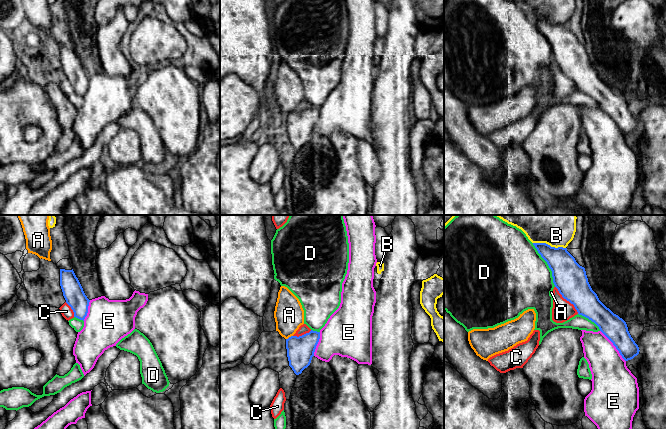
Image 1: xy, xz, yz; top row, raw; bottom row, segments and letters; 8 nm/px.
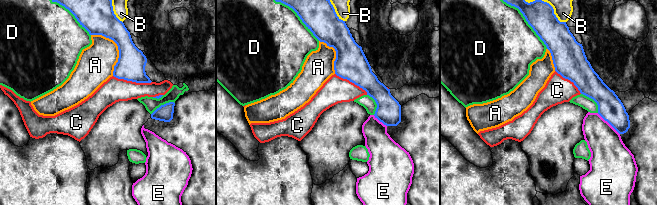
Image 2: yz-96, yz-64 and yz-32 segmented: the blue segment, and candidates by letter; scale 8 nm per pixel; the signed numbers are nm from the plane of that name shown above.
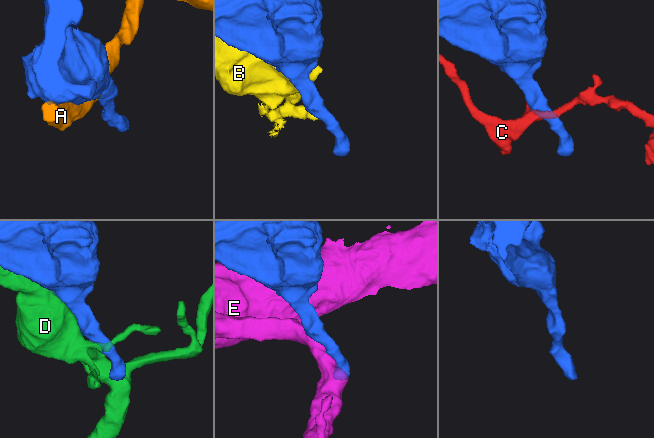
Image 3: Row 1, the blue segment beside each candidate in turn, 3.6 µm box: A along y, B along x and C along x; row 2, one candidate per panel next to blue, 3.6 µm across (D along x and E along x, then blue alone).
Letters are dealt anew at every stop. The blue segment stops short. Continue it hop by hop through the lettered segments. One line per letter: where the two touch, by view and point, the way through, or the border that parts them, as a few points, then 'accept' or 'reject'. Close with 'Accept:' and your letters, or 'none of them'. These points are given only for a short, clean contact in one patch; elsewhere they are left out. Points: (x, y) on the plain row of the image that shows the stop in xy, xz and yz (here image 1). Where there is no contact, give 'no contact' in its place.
A: xz (289, 113) | reject
B: yz (549, 21) | reject
C: yz (567, 76) | reject
D: yz (548, 41) | reject
E: yz (614, 121) | reject
Accept: none of them

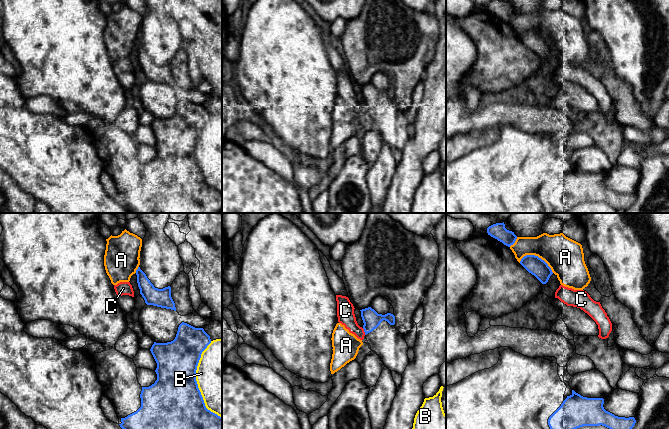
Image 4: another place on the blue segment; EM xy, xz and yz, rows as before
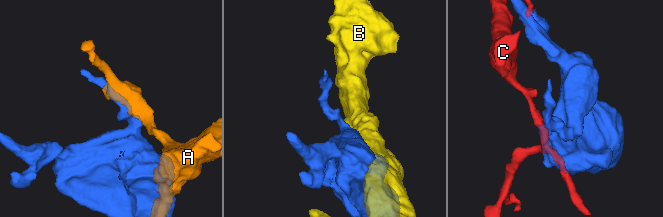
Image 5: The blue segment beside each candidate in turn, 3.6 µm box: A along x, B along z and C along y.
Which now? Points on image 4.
A: yz (537, 32) | reject
B: xy (196, 158) | reject
C: xz (364, 107) | reject
Accept: none of them

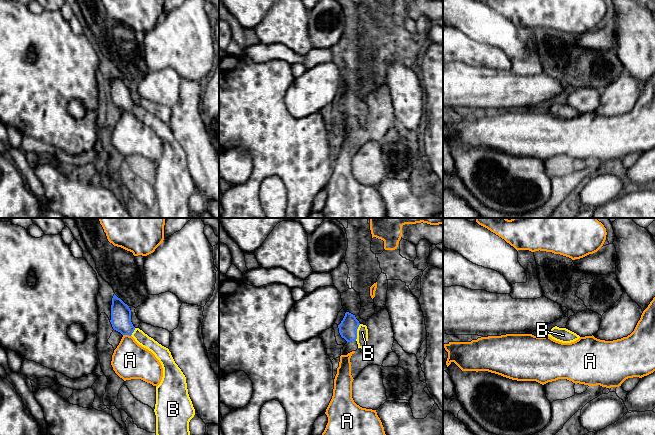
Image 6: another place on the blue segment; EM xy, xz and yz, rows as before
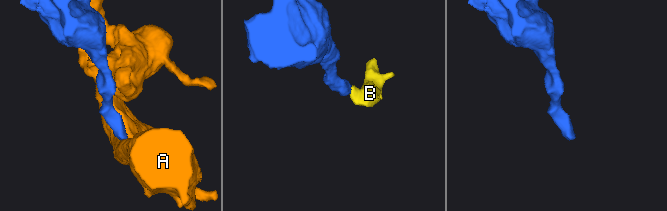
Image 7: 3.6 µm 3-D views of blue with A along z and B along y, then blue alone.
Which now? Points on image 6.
A: xy (127, 110) | reject
B: xz (356, 108) | across xz (348, 103), (356, 108), (362, 108) | accept
Accept: B

